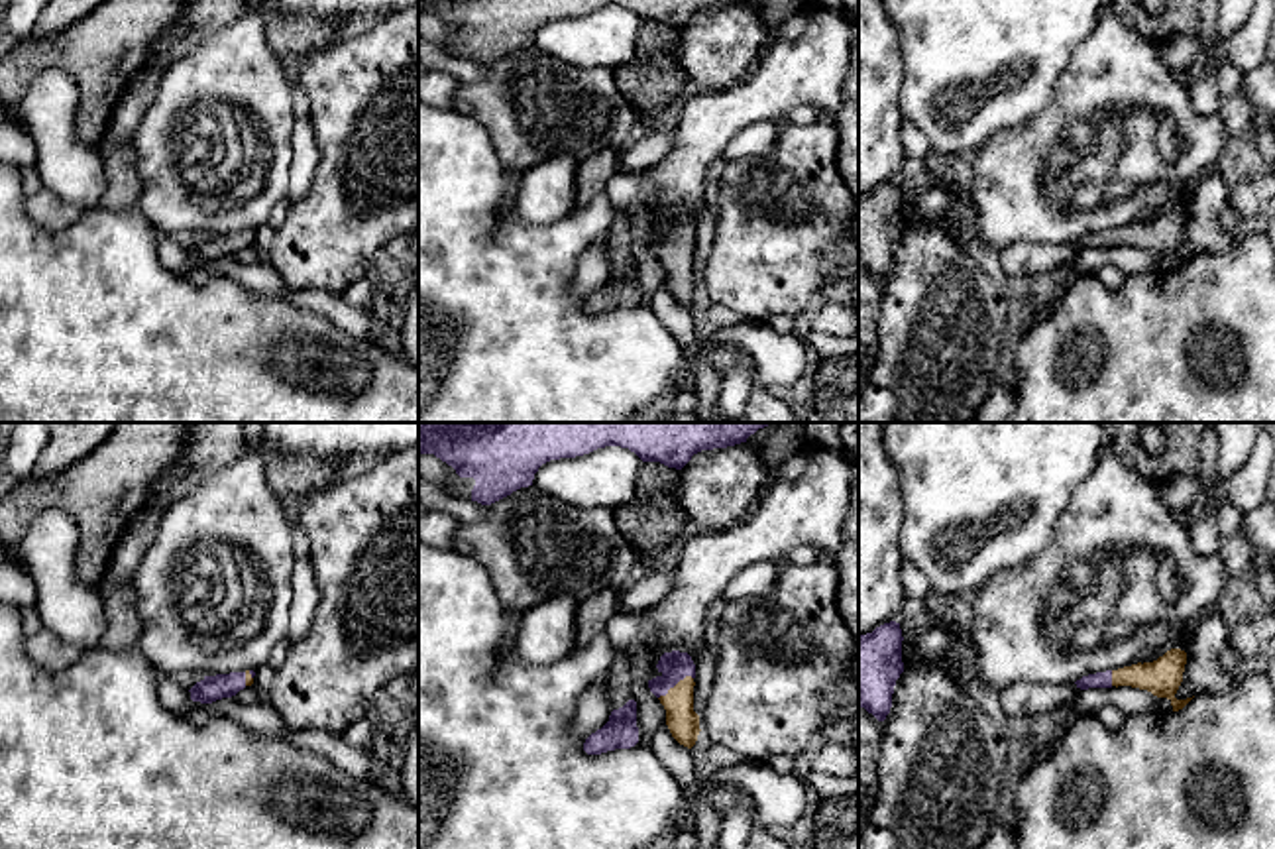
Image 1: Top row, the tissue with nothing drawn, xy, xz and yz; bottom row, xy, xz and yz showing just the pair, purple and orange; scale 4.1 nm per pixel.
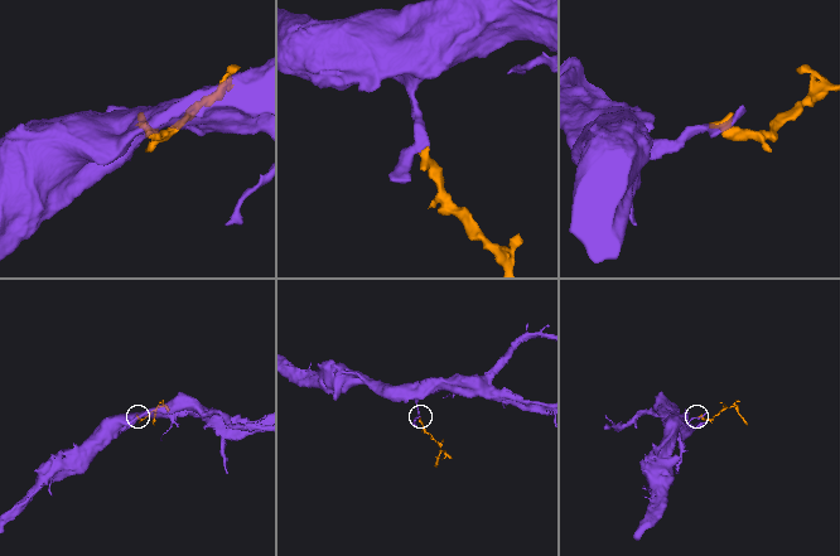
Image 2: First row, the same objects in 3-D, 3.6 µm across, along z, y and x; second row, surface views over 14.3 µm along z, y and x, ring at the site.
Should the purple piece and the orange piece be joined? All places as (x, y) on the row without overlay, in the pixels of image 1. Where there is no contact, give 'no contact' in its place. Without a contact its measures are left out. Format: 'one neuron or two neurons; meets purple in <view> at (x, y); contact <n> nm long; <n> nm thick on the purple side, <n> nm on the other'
one neuron; meets purple in xz at (674, 244); contact 170 nm long; 120 nm thick on the purple side, 130 nm on the other

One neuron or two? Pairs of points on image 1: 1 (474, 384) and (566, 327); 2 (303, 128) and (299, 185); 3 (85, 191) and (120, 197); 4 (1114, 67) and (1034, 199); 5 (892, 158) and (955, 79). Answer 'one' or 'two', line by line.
1: one
2: one
3: two
4: one
5: two

